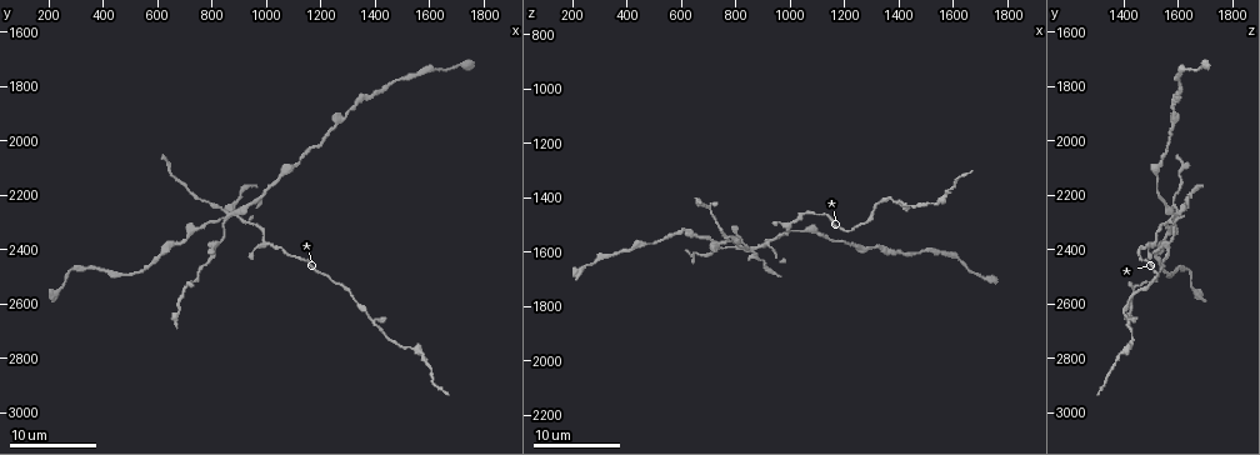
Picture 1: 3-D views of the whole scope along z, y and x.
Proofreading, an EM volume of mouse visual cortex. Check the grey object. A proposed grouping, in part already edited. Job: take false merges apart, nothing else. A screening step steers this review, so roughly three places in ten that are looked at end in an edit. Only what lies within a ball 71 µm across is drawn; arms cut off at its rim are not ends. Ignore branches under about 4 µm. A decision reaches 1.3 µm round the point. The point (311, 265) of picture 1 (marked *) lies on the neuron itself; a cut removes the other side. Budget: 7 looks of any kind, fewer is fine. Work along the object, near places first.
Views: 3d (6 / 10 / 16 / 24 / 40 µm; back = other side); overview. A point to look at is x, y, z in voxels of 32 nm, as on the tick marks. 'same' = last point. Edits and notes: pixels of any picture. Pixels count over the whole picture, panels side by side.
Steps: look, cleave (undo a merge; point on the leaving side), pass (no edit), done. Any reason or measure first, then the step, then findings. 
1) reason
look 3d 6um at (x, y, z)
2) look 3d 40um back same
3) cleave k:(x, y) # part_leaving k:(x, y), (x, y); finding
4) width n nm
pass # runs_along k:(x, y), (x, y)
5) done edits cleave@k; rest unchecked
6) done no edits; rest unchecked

thick turns thin
look 3d 16um at (1080, 2420, 1460)

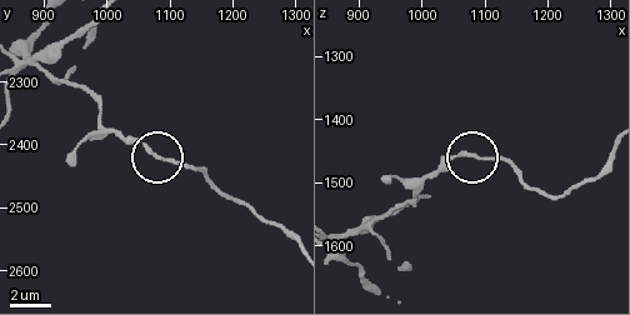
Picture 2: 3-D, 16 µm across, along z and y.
look 3d 6um at (1070, 2410, 1455)

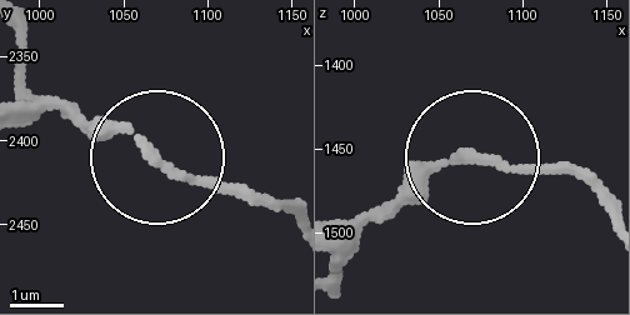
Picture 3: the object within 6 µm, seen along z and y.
pass # runs_along 3:(281, 210), (241, 188), (188, 183), (30, 98); continuous, no second neuron

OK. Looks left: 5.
a narrow waist
look 3d 10um at (1380, 2640, 1420)

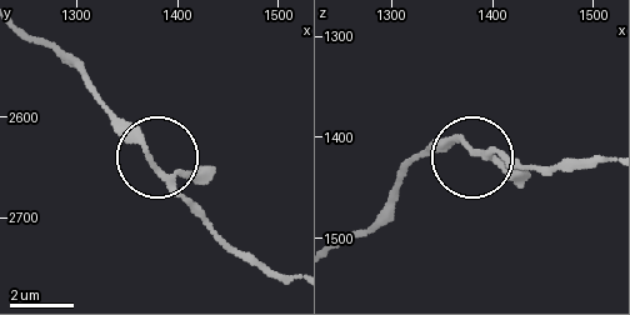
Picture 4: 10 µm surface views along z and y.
pass # runs_along 4:(24, 33), (75, 66), (113, 120), (206, 215); one neuron here

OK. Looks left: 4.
arms part here
look 3d 10um at (880, 2270, 1580)

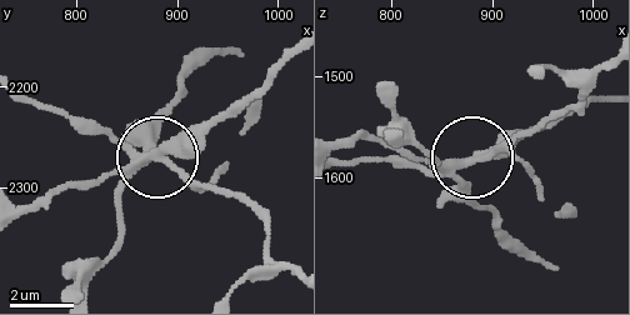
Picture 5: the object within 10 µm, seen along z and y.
look 3d 10um back at (882, 2260, 1576)

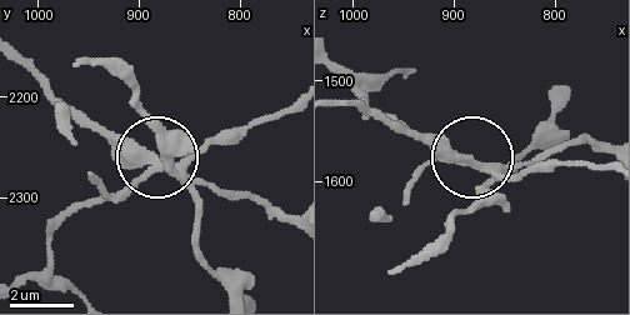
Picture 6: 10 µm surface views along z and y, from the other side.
arms 3
cleave 6:(189, 139) # part_leaving 6:(488, 166), (441, 159), (410, 134), (336, 105); two neurons meet here

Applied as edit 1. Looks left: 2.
done edits cleave@6; rest unchecked

